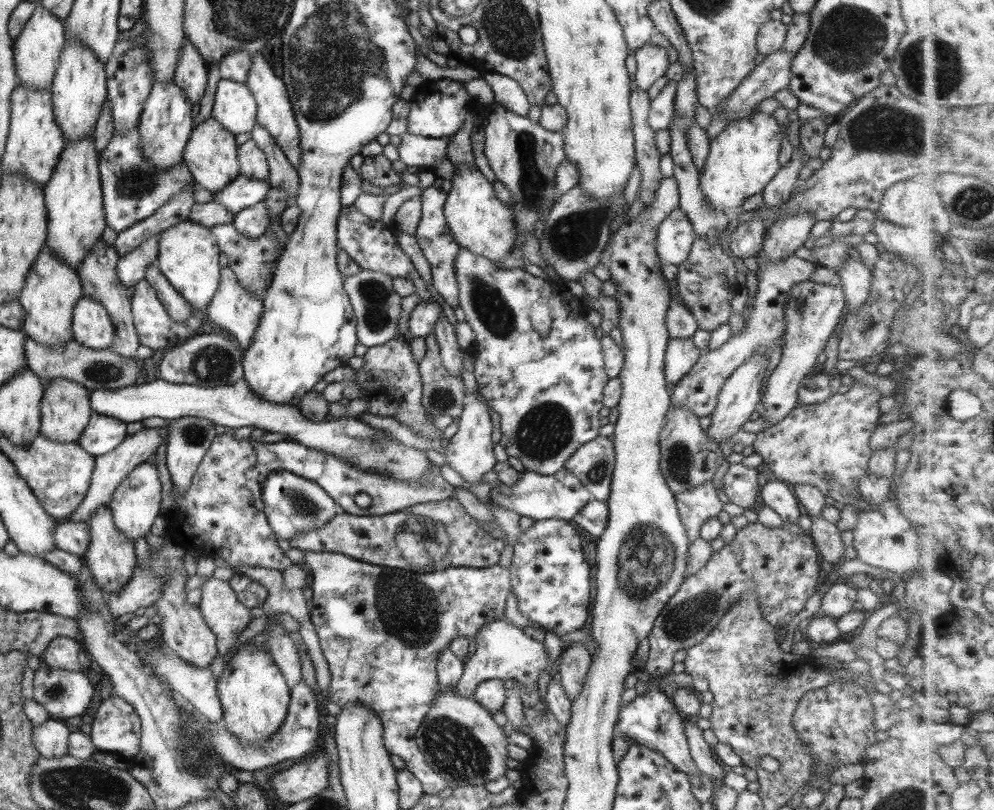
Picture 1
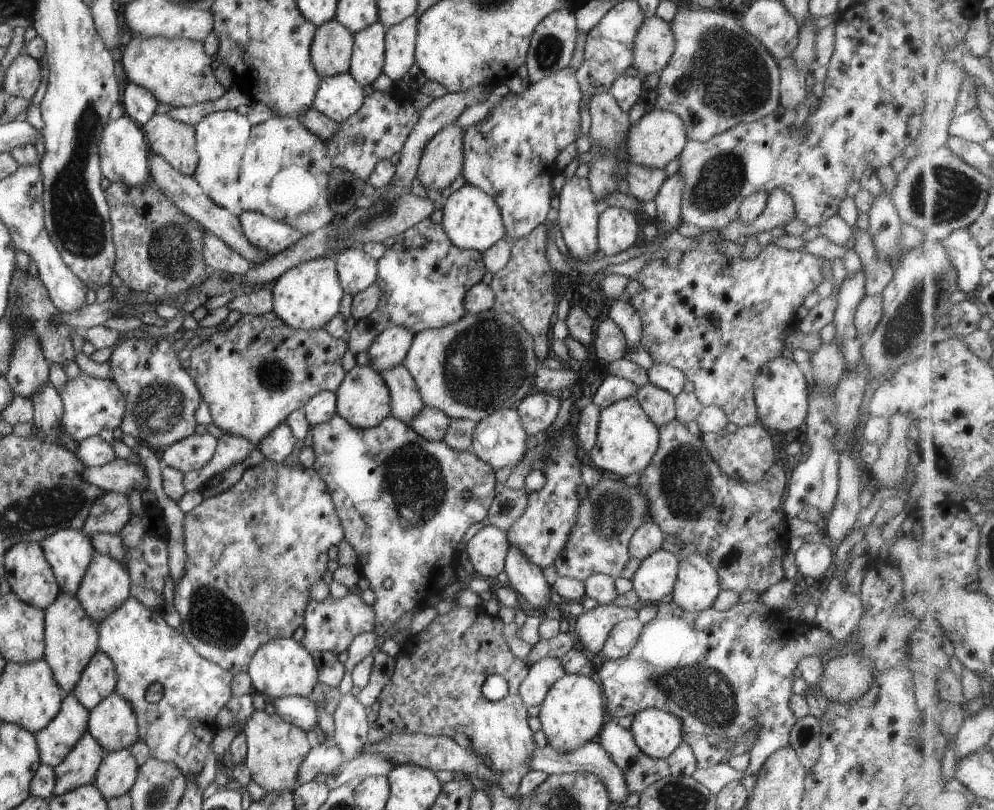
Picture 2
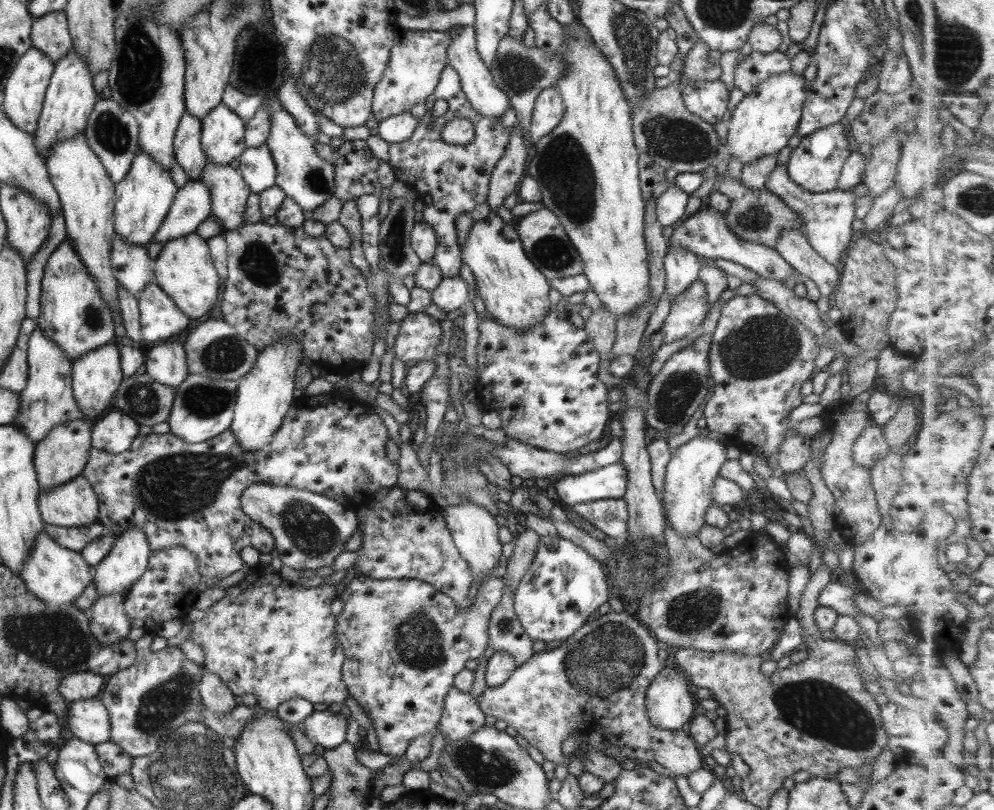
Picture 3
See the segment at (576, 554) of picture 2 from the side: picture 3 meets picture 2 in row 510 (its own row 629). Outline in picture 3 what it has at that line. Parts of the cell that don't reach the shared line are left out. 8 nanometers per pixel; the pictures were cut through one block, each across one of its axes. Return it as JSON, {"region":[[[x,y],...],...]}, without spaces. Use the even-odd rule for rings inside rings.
{"region":[[[631,609],[624,612],[607,612],[607,614],[603,614],[603,616],[599,616],[592,621],[585,621],[583,626],[578,628],[569,638],[562,641],[559,647],[533,653],[527,662],[515,667],[515,670],[511,673],[511,676],[508,676],[507,680],[503,681],[503,684],[496,687],[485,686],[482,692],[478,694],[478,697],[475,697],[475,700],[484,715],[487,714],[487,716],[493,716],[495,720],[503,720],[506,726],[511,726],[511,728],[514,728],[516,734],[519,734],[521,738],[524,738],[528,745],[537,748],[537,750],[539,750],[539,752],[543,755],[544,760],[550,760],[553,764],[567,765],[569,760],[573,760],[573,756],[581,759],[584,757],[586,752],[596,750],[596,752],[600,752],[601,754],[612,758],[617,764],[621,764],[622,762],[625,762],[625,760],[632,760],[640,767],[647,766],[657,768],[668,773],[671,777],[687,777],[692,772],[695,772],[703,767],[699,746],[697,746],[694,740],[686,733],[685,728],[682,728],[679,732],[655,728],[650,723],[650,720],[646,715],[645,693],[648,684],[667,663],[657,657],[658,649],[655,639],[656,638],[645,628],[645,626],[638,622]],[[572,732],[577,733],[577,740],[571,754],[565,757],[560,752],[561,743]]]}

